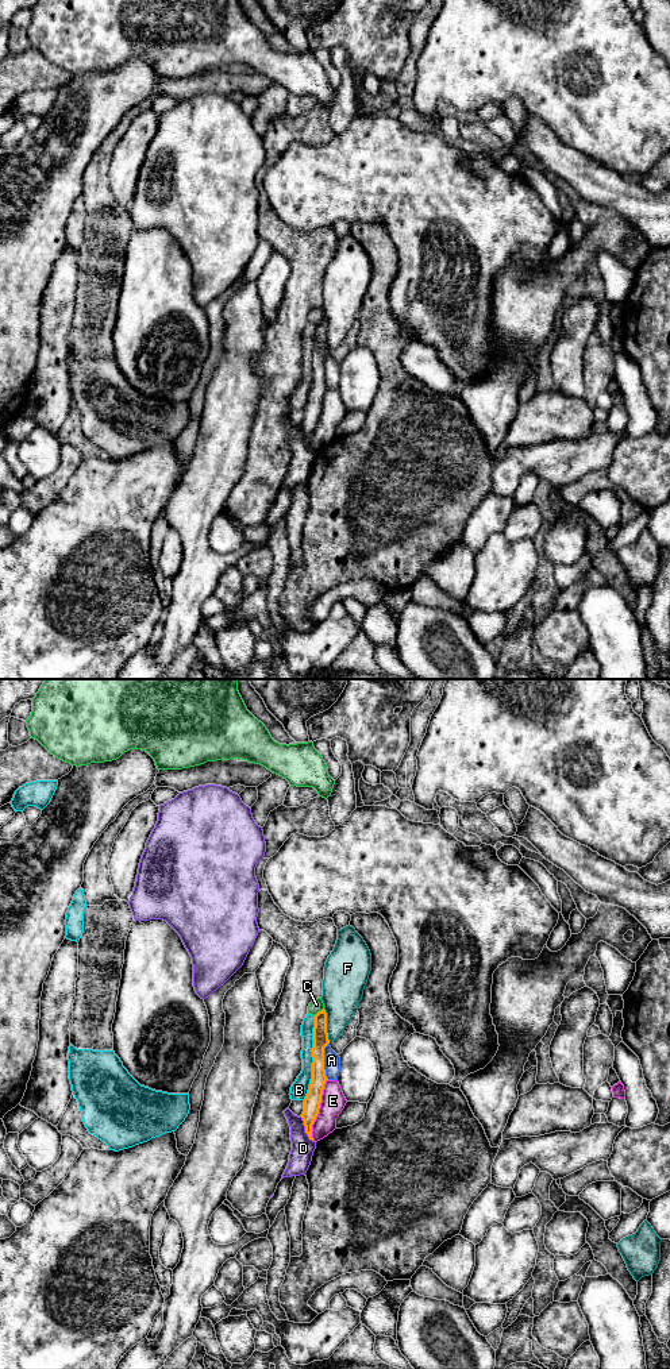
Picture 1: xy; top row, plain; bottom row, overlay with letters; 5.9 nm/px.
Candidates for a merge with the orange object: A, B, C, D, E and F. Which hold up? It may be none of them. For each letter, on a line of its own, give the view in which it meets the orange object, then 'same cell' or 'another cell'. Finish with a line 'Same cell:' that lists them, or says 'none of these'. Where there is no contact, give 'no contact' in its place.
A: contact in xy; another cell
B: contact in xy; another cell
C: contact in xy; another cell
D: contact in xy; another cell
E: contact in xy; another cell
F: contact in xy; another cell
Same cell: none of these

